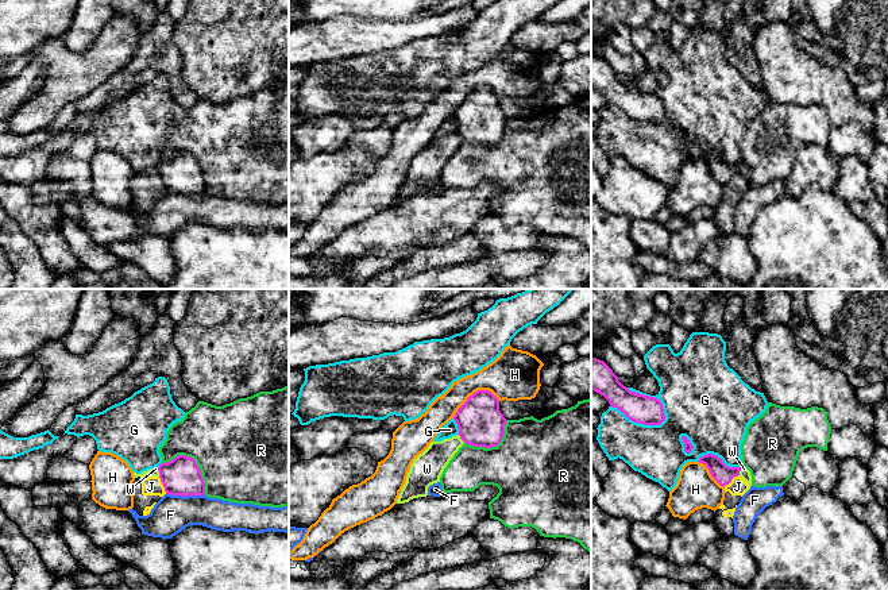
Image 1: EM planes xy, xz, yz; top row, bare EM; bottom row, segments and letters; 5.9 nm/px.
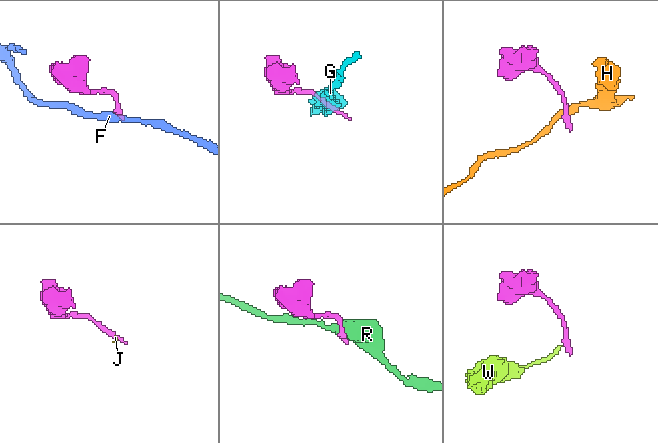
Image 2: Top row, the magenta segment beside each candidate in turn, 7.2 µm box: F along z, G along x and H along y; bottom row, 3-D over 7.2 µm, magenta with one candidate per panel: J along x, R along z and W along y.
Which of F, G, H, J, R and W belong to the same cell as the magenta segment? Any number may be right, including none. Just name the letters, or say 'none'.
none

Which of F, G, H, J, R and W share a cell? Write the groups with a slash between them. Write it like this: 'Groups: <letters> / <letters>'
Groups: F / G / H / J W / R

